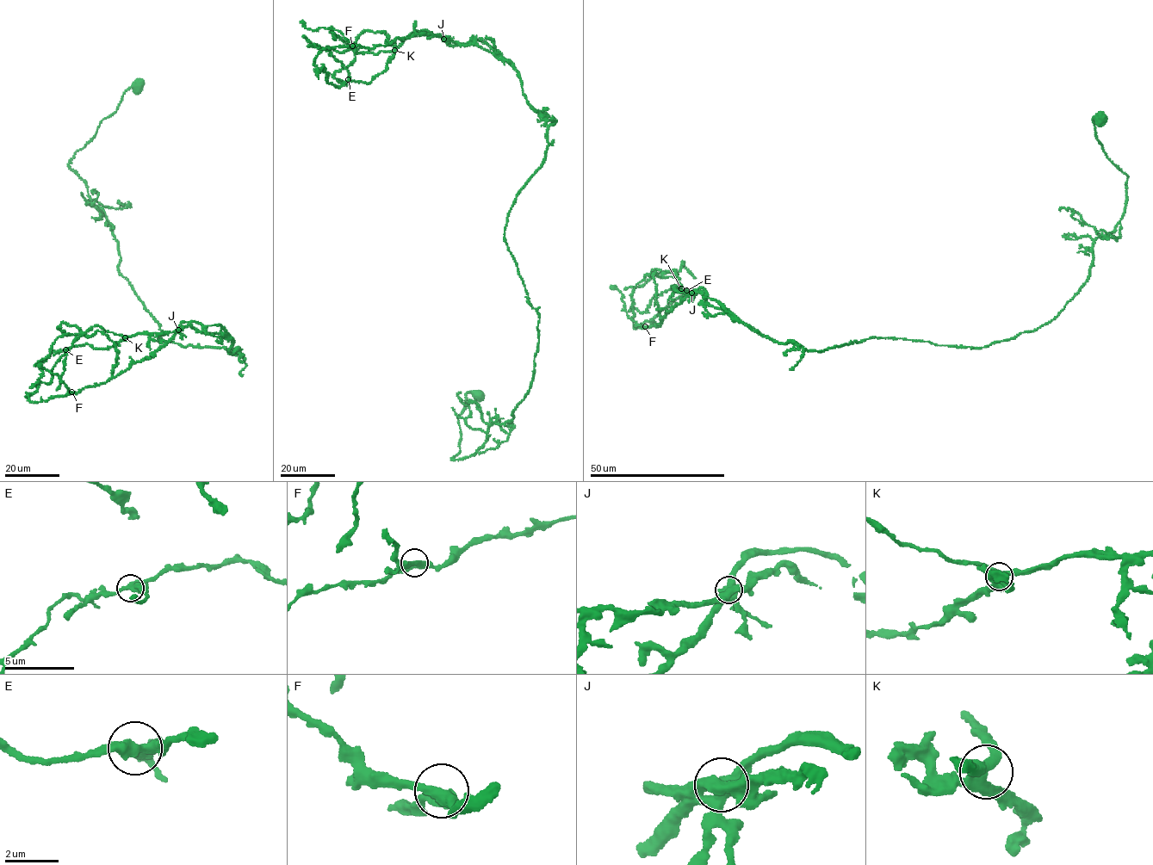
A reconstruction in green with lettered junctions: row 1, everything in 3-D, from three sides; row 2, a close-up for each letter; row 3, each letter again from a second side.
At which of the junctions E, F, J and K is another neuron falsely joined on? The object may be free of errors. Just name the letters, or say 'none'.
J

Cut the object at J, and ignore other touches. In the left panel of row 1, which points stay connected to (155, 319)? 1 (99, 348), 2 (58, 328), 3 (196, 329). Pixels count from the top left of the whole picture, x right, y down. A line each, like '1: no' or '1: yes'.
1: no
2: yes
3: no

